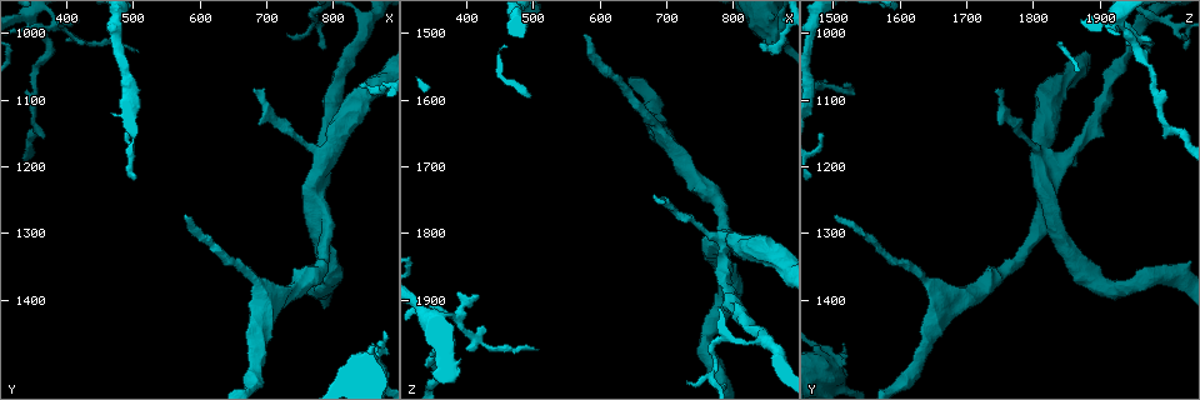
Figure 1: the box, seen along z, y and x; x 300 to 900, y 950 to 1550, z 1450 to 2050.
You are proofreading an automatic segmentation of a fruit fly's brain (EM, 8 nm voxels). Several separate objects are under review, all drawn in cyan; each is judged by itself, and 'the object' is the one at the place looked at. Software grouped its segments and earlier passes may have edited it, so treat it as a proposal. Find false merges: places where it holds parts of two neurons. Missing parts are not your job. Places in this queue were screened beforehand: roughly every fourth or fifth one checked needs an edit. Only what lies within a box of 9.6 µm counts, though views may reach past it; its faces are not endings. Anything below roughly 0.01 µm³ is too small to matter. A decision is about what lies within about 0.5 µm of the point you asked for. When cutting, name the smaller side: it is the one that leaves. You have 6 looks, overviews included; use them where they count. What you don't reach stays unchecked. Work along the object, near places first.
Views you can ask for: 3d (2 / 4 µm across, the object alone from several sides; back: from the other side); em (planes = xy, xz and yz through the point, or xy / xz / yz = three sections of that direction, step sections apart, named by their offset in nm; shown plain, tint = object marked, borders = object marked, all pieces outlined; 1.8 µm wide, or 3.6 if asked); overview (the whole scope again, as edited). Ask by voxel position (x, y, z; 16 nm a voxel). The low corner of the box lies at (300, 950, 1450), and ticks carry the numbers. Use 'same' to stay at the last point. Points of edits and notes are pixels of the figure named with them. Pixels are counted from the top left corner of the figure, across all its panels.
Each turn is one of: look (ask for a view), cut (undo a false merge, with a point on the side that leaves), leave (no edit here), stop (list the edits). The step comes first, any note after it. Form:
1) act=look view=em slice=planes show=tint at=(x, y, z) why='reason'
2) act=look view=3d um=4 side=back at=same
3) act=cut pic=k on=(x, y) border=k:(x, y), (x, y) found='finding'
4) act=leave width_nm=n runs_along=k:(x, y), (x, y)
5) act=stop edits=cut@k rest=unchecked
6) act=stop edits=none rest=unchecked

act=look view=em um=3.6 slice=planes show=plain at=(865, 1520, 1500) why='calibre changes'

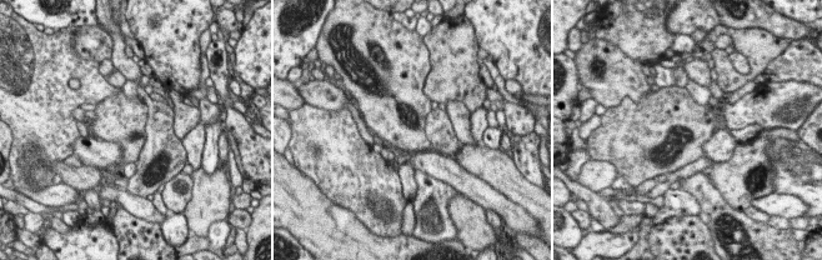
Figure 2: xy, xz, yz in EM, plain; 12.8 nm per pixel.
act=look view=em um=3.6 slice=planes show=tint at=same why='with the object marked'

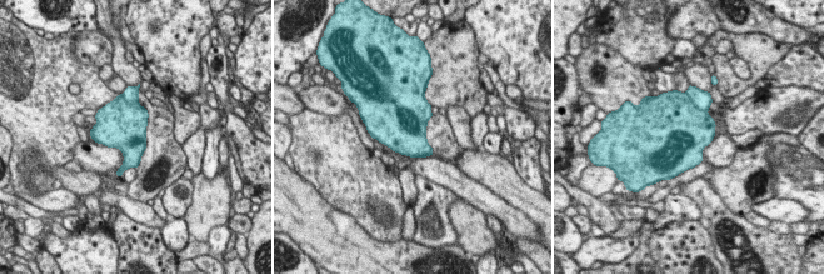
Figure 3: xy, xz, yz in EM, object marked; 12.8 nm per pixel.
act=cut pic=3 on=(700, 99) border=3:(685, 93), (695, 106), (707, 111) found='a second neuron is stuck on'

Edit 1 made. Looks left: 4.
act=look view=em um=3.6 slice=planes show=tint at=(790, 1195, 1810) why='thin arm on a thick one'

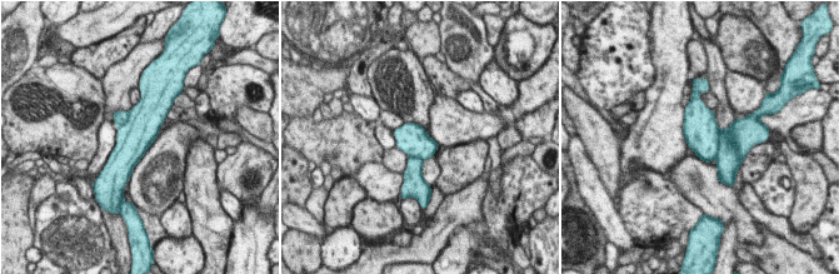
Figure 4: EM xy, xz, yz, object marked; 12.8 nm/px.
act=leave found='continuous, no second neuron'

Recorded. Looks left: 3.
act=look view=overview why='redraw'

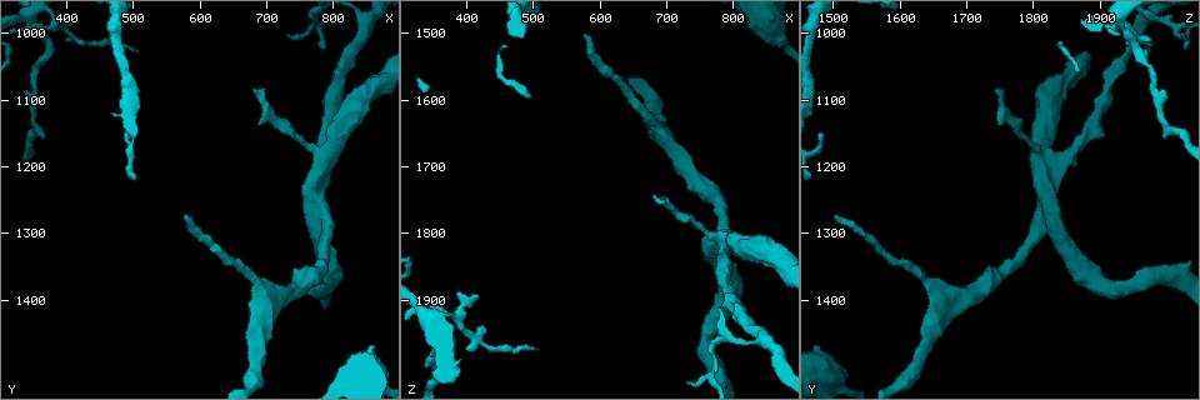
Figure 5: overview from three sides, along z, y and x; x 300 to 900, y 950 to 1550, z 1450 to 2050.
act=look view=em slice=xz step=4 show=tint at=(705, 1390, 1665) why='a fork'

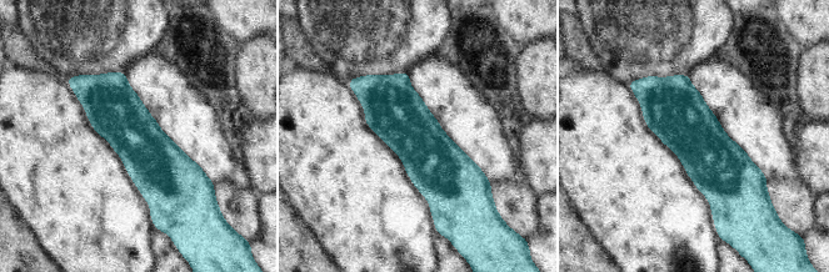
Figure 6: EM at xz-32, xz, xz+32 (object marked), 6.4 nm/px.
act=leave found='continuous, no second neuron'

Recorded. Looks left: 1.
act=stop edits=cut@3 rest=unchecked

